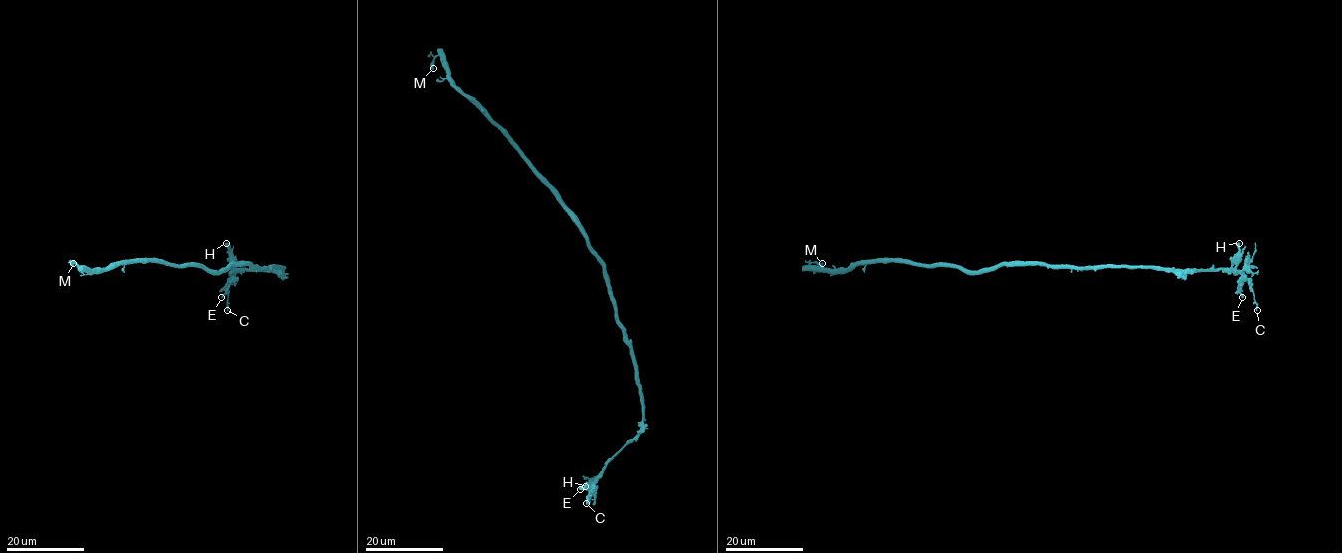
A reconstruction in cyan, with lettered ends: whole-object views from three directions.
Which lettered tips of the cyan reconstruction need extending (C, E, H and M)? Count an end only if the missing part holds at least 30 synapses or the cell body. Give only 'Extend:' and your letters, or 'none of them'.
Extend: none of them

